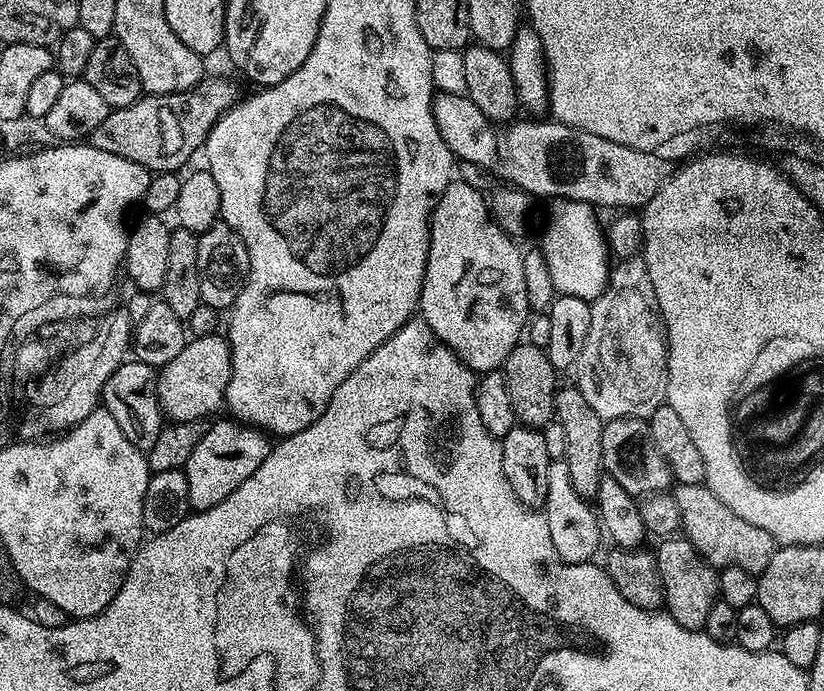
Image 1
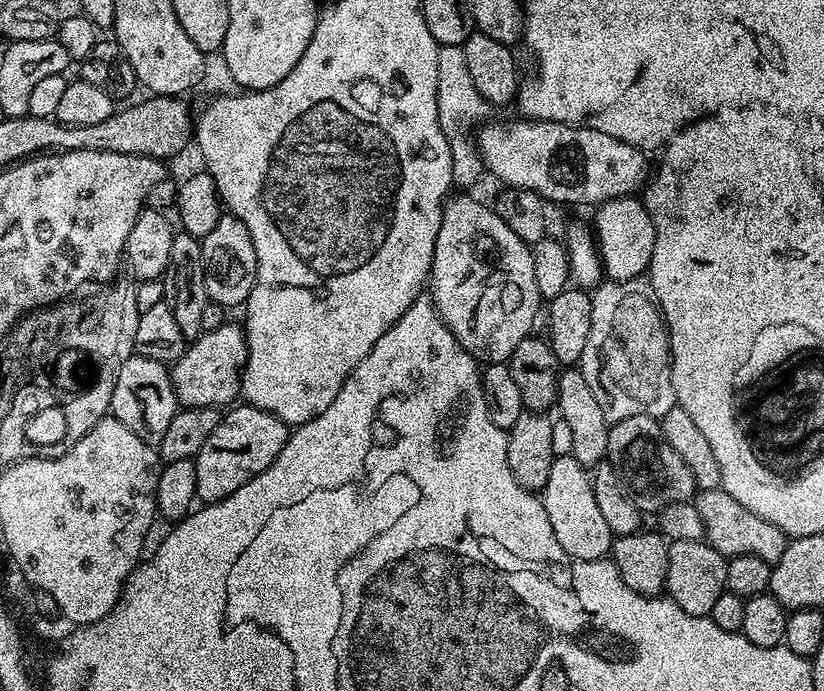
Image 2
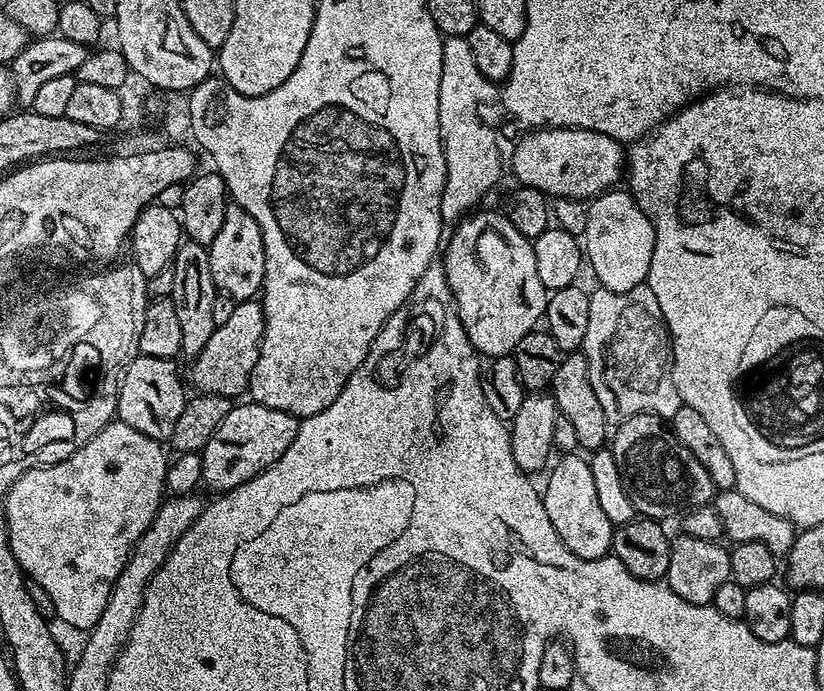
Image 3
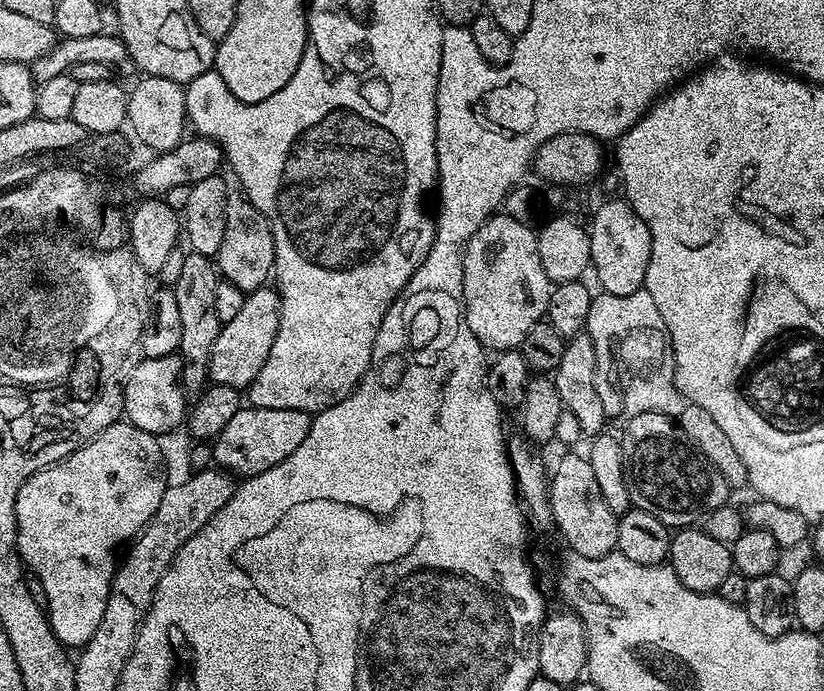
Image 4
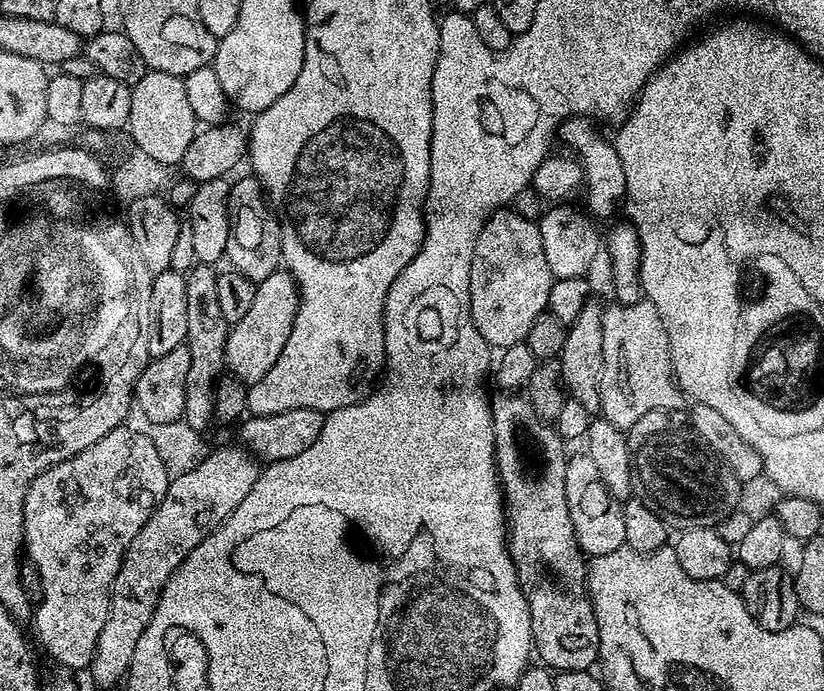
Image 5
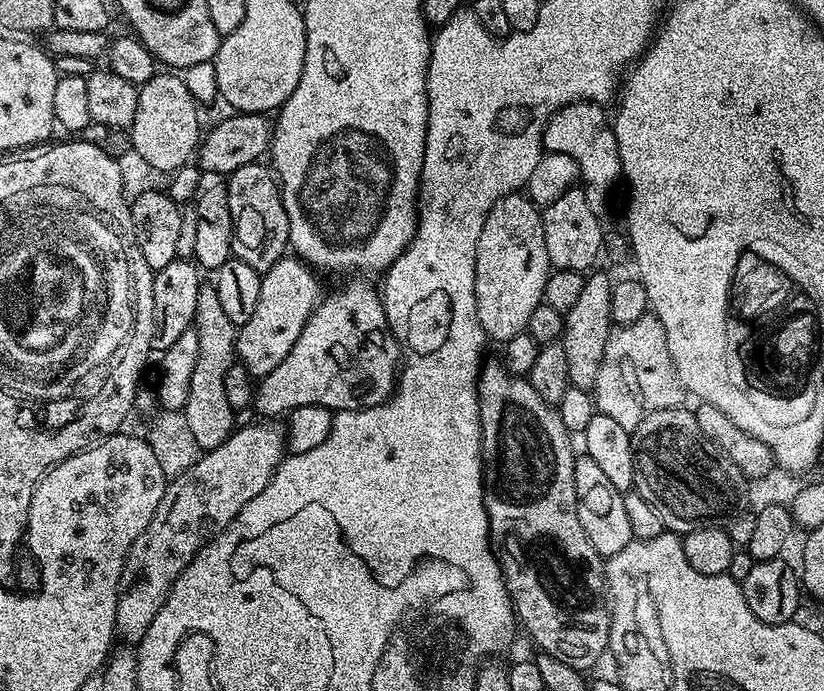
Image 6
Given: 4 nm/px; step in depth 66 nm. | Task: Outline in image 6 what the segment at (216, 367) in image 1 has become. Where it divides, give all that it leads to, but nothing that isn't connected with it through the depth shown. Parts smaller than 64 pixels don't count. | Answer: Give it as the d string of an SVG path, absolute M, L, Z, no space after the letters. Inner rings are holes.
M292 254L285 255L284 259L274 262L270 270L262 273L258 307L255 308L254 314L250 314L250 322L239 325L236 333L236 355L239 363L244 365L252 377L263 378L266 374L270 374L270 370L274 370L274 366L278 366L278 362L282 362L282 358L286 358L286 354L294 350L294 342L298 342L298 334L302 334L306 322L322 299L319 278L321 279L309 265Z

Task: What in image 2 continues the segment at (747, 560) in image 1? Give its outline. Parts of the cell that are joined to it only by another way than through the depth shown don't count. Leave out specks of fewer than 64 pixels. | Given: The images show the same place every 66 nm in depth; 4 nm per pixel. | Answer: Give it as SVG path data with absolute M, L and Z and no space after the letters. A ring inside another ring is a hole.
M723 488L703 489L695 497L694 503L705 524L704 535L707 543L711 544L714 550L721 552L725 558L757 556L770 565L776 564L778 558L782 558L789 537L785 536L782 530L778 530L774 522L766 522L766 518L758 518L758 514L746 510L742 502L734 502L734 498L730 498L730 494L726 494Z

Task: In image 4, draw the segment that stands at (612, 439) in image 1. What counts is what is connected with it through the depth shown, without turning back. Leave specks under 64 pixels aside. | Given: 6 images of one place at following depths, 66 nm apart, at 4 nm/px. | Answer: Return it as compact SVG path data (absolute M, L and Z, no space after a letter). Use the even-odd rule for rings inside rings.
M647 412L627 417L625 424L628 425L624 433L619 433L618 439L622 446L622 466L632 507L646 510L646 514L654 514L654 518L658 518L658 522L662 522L669 530L679 530L699 525L712 511L729 503L730 489L726 478L722 478L715 466L693 448L673 417Z

